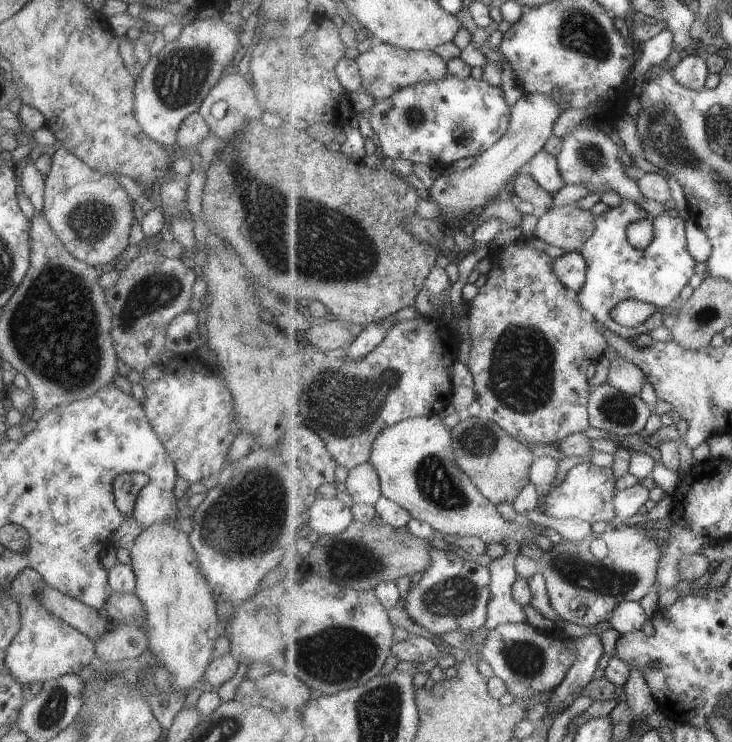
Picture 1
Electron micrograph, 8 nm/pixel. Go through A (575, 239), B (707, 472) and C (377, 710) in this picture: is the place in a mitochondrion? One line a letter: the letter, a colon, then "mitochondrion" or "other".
A: other
B: other
C: mitochondrion

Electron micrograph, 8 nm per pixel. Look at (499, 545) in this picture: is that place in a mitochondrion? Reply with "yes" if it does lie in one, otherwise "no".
no

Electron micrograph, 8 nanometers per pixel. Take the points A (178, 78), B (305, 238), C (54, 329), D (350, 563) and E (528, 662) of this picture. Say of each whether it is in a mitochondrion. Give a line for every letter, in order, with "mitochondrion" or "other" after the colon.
A: mitochondrion
B: mitochondrion
C: mitochondrion
D: mitochondrion
E: mitochondrion

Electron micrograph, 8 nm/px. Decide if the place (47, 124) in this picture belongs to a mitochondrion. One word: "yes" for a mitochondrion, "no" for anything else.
no

